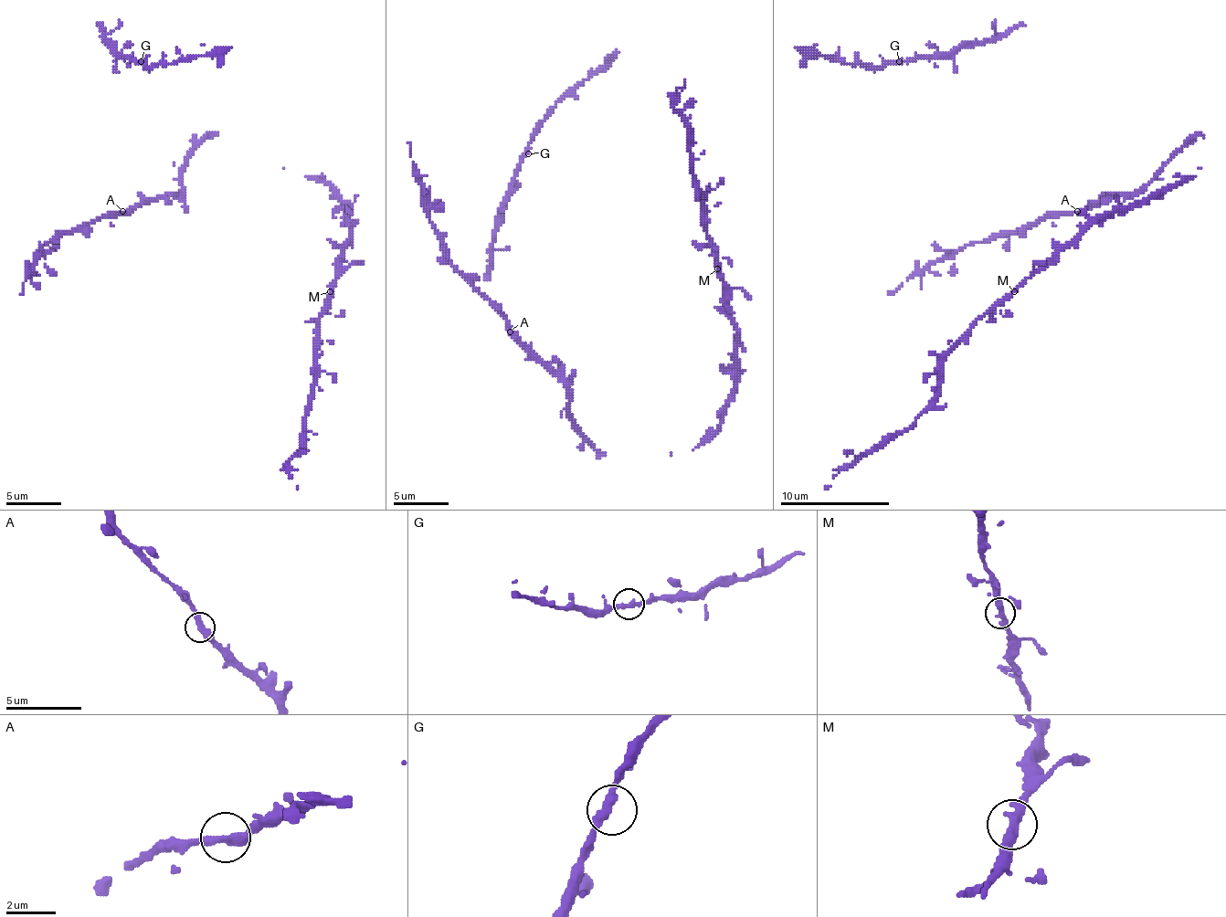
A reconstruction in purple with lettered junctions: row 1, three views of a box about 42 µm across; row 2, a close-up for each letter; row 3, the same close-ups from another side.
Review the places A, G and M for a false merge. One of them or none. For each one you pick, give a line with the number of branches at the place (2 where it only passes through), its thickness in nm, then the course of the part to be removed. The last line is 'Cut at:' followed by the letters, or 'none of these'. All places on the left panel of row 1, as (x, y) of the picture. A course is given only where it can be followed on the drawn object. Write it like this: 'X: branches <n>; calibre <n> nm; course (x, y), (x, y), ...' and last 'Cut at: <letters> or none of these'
Cut at: none of these

